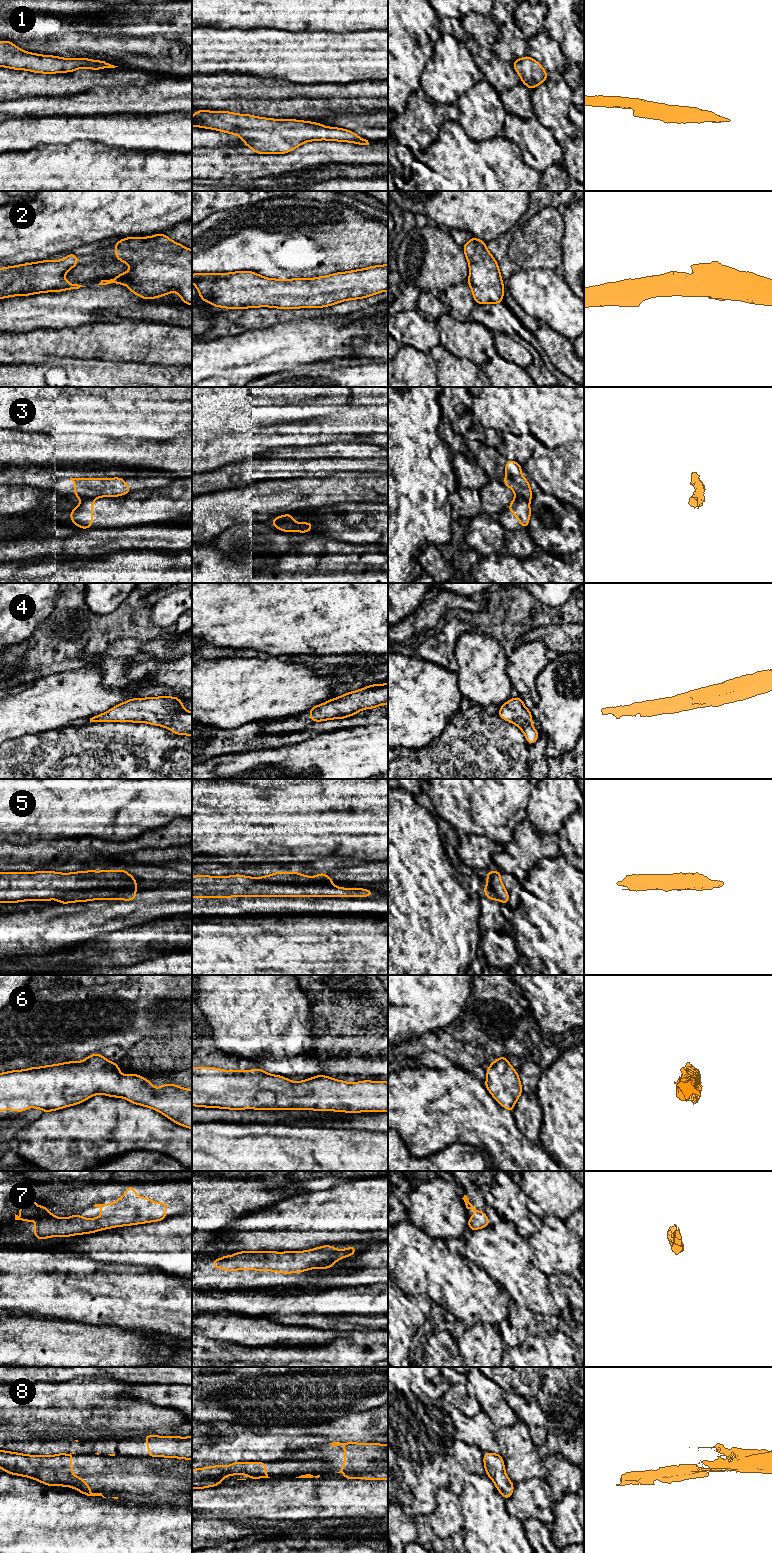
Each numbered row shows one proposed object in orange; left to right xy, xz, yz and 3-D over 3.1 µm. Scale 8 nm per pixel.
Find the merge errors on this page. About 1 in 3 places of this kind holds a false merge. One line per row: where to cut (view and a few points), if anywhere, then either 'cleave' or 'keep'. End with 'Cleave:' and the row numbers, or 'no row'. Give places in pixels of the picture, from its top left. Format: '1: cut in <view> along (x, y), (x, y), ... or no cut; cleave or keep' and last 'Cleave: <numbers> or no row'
1: no cut; keep
2: no cut; keep
3: cut in xy along (95, 497), (82, 499); cleave
4: no cut; keep
5: cut in xy along (135, 888), (86, 889), (67, 893), (58, 899); cleave
6: no cut; keep
7: no cut; keep
8: cut in xy along (60, 1453), (65, 1454); cleave
Cleave: 3, 5, 8

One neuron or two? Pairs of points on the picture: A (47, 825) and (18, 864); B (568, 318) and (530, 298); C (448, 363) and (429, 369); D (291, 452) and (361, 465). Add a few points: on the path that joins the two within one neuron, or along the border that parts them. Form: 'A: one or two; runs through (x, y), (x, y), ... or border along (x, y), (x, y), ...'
A: two; border along (58, 839), (12, 843)
B: one; runs through (559, 309), (548, 298), (539, 298)
C: two; border along (429, 354), (436, 364), (437, 376)
D: one; runs through (308, 453), (322, 453), (326, 456), (344, 457)

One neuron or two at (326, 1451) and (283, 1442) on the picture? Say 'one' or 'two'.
two

